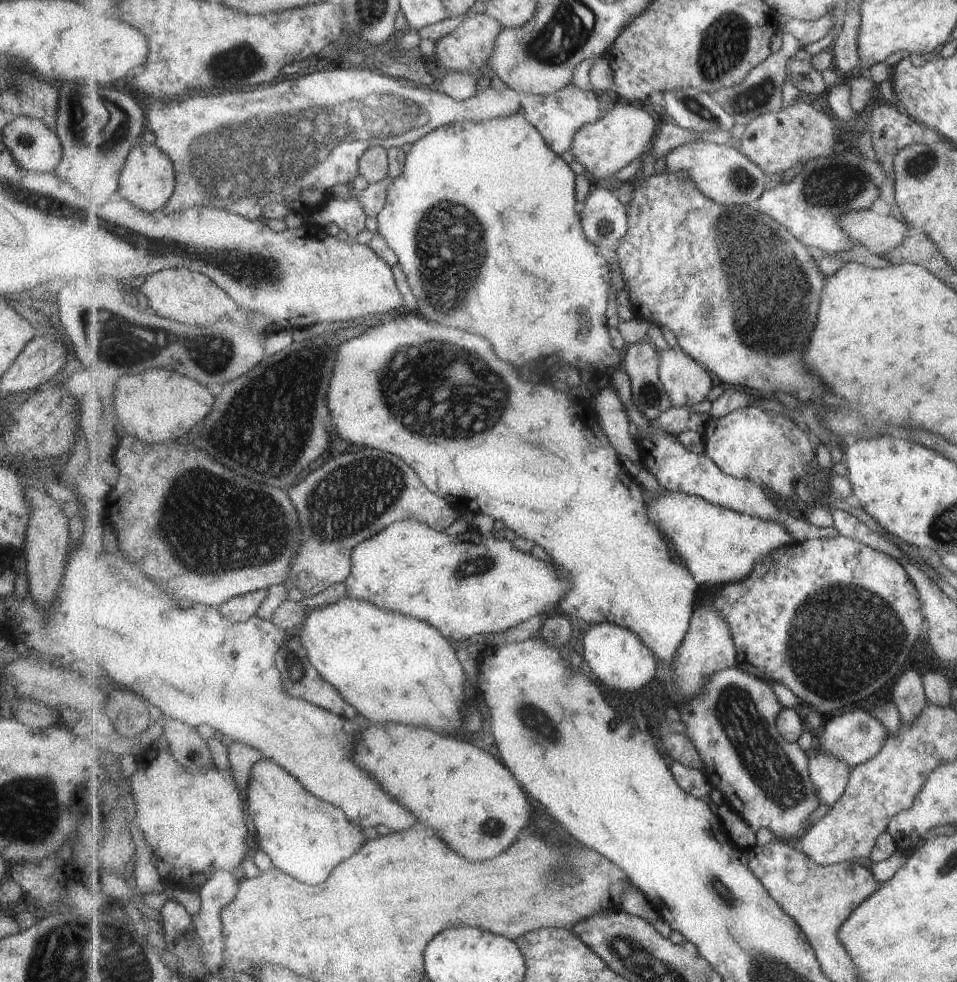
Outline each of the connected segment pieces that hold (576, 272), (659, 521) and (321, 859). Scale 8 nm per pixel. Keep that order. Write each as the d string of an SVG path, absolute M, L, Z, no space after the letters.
M523 112L511 114L507 118L496 117L491 122L463 120L463 122L455 122L455 124L447 124L439 128L437 132L433 132L431 136L425 136L423 140L419 140L419 144L411 148L401 178L397 178L393 188L389 188L387 203L376 217L377 228L374 233L381 234L387 240L387 244L391 244L391 248L397 252L399 266L407 276L407 282L419 302L419 312L423 318L435 320L445 326L465 328L467 332L485 336L493 344L495 352L499 352L503 360L513 362L517 368L523 368L529 362L537 362L549 356L559 356L565 364L577 366L579 371L587 370L591 366L597 376L618 369L622 366L622 360L621 354L611 344L610 326L606 316L612 282L609 264L602 250L595 246L595 242L585 238L585 232L581 226L582 218L575 210L577 202L576 176L573 170L561 156L557 156L549 148L541 132L525 118Z
M665 492L654 496L647 504L647 514L653 524L671 540L676 555L693 572L698 584L741 582L751 576L755 564L783 546L795 542L791 532L777 521L761 520L733 510L715 506L699 496Z
M261 760L252 770L250 782L248 810L259 834L259 836L256 834L256 847L267 852L276 869L285 870L290 876L299 880L327 878L343 860L351 858L365 844L363 832L349 822L349 817L342 809L315 798L313 793L303 788L302 782L297 777L293 777L273 760Z

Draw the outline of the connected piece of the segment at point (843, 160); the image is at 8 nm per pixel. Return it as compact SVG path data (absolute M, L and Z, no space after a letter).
M843 147L839 151L836 149L835 156L811 160L788 183L781 182L771 190L767 189L754 206L789 228L807 247L833 254L847 252L859 246L860 242L853 240L839 226L839 218L847 212L869 210L871 202L879 198L877 185L861 170L861 160L864 158L860 154L848 152Z

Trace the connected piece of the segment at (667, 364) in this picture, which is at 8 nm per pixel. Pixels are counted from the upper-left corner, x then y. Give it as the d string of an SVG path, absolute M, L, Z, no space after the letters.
M679 346L658 353L659 374L673 407L697 406L716 396L716 378Z

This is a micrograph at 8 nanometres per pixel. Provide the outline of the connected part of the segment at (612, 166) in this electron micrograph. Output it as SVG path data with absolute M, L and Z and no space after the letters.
M636 104L615 105L604 117L593 124L585 124L577 130L571 151L574 160L595 176L603 185L615 184L615 178L625 166L641 158L649 148L657 132L657 120Z

